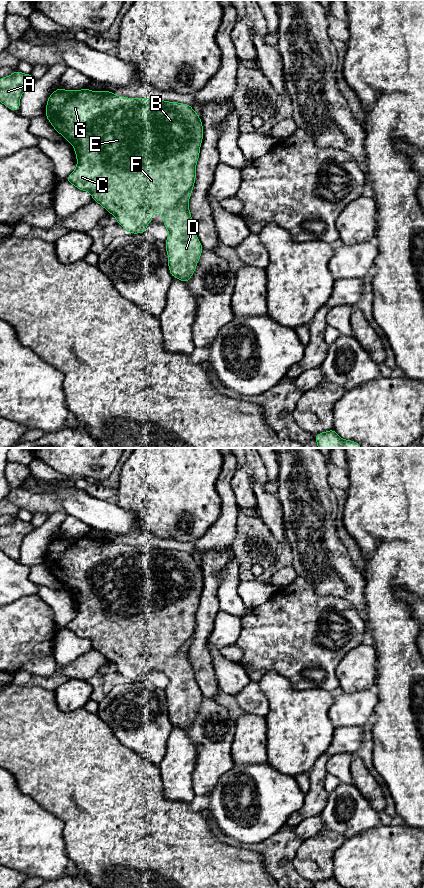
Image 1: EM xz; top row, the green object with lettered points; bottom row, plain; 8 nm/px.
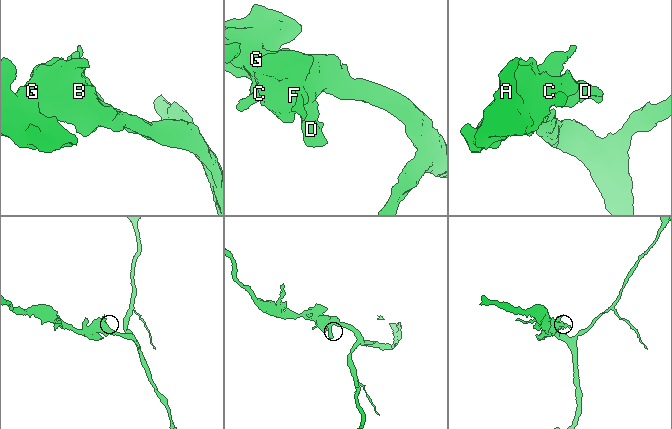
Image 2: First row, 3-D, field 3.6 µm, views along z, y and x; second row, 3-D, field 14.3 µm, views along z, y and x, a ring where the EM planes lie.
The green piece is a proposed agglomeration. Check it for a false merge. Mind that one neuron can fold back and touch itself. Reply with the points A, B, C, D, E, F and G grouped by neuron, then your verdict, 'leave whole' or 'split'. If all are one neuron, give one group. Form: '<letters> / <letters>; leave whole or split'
A B C D E F G; leave whole

